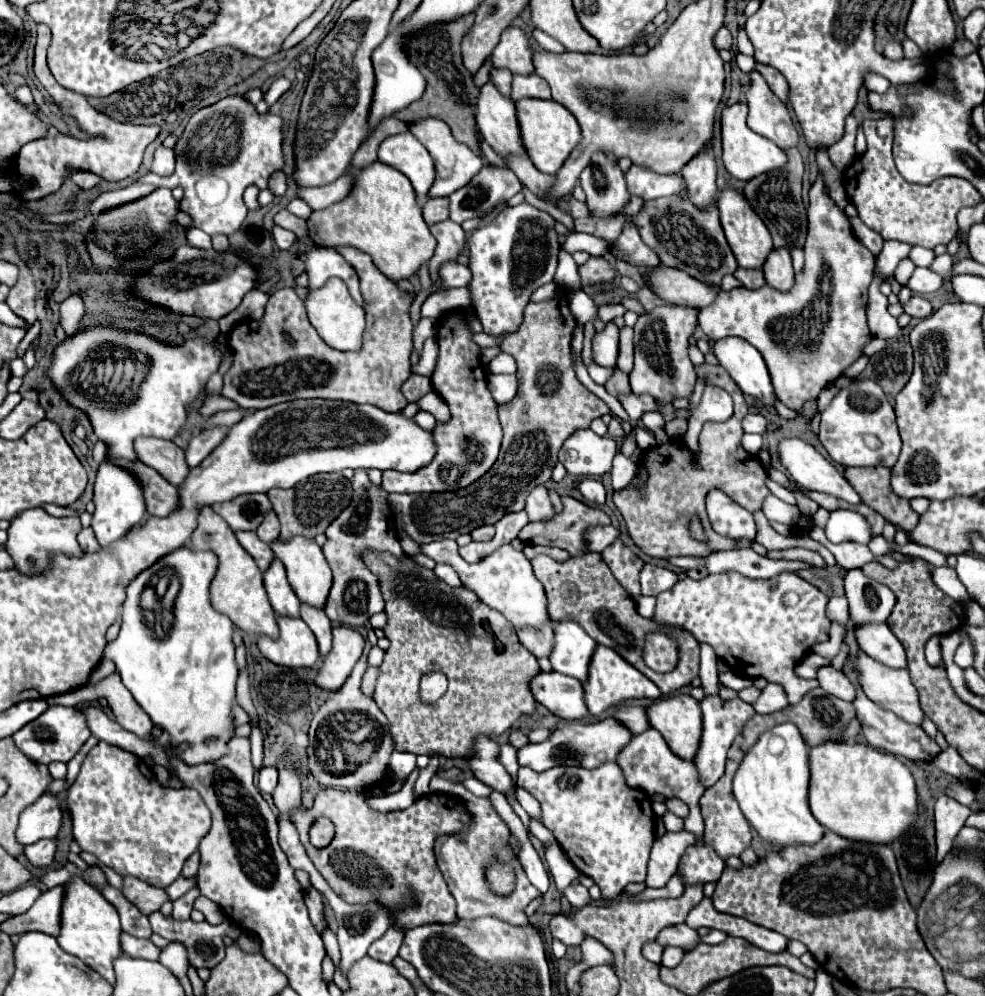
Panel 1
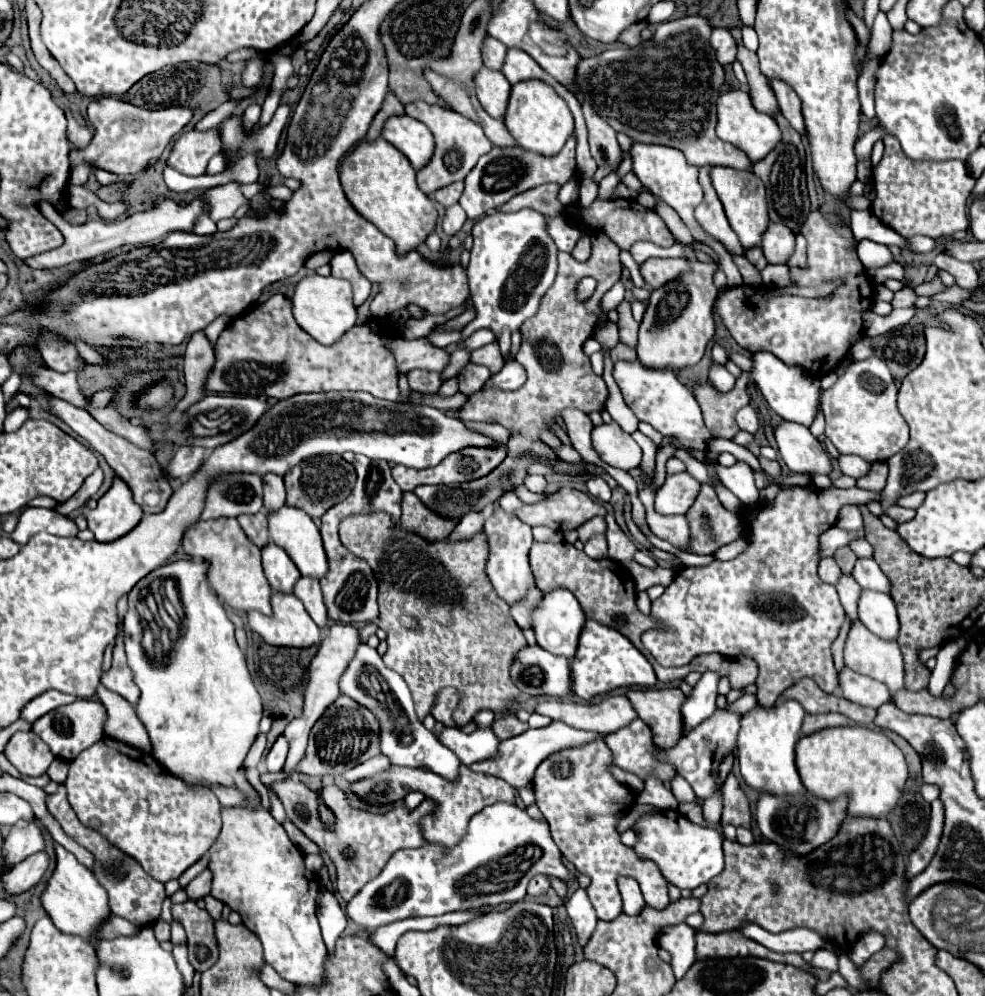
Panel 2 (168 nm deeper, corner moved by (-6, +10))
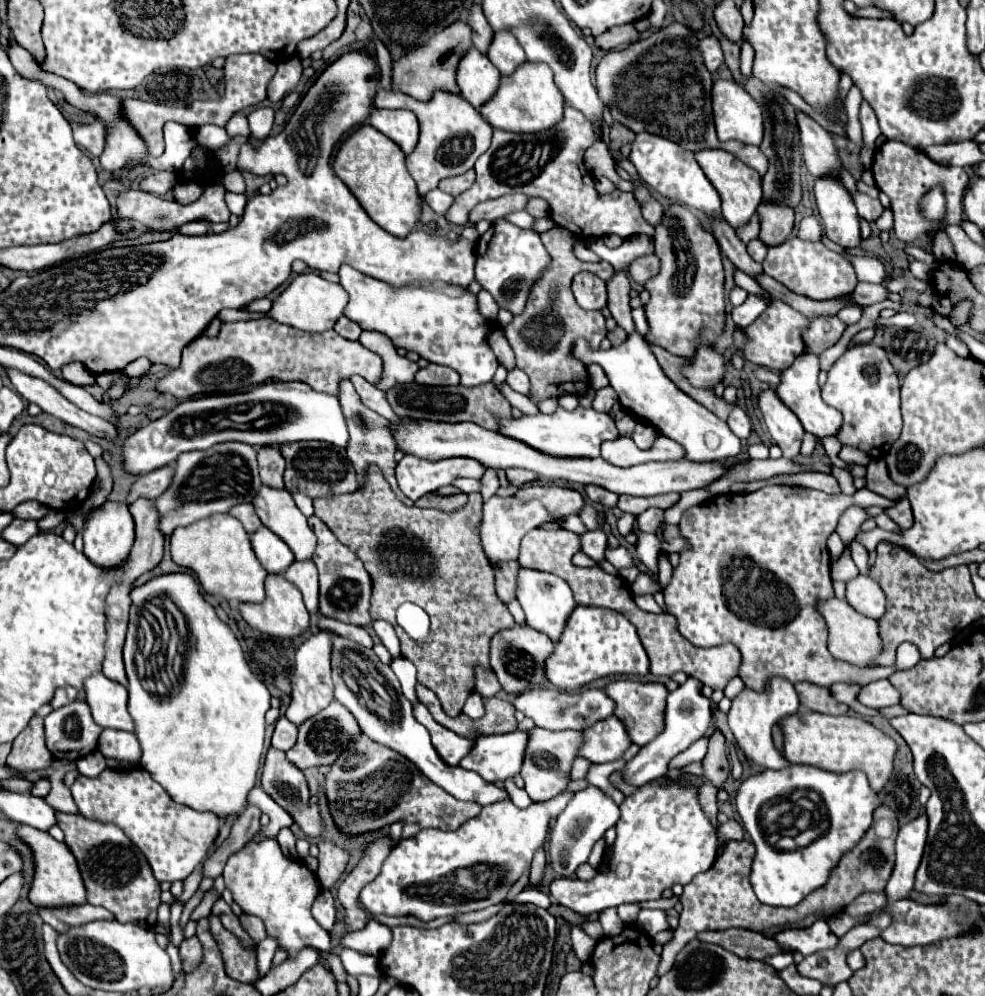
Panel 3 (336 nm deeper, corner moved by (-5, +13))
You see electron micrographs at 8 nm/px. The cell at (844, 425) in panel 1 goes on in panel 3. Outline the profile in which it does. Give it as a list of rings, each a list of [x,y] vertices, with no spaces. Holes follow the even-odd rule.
[[[873,343],[851,345],[827,371],[827,383],[821,387],[821,397],[827,405],[843,413],[841,435],[837,435],[841,445],[857,447],[877,459],[885,457],[889,447],[899,439],[899,379],[885,349]]]

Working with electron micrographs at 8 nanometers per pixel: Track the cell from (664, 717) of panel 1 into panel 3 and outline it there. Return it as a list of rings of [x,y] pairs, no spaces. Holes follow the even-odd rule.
[[[619,679],[611,681],[605,687],[605,693],[615,701],[615,711],[617,719],[625,725],[625,731],[631,739],[631,743],[643,747],[645,743],[653,741],[655,735],[663,731],[663,715],[665,715],[665,699],[667,699],[667,689],[661,683],[639,683],[639,681],[629,681],[629,679]]]

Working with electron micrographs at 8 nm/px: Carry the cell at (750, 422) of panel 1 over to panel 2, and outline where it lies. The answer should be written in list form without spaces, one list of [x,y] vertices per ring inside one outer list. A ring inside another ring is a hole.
[[[744,406],[742,410],[738,410],[736,414],[736,422],[742,430],[748,430],[748,432],[756,432],[760,428],[760,418],[758,418],[758,412],[752,408],[752,406]]]

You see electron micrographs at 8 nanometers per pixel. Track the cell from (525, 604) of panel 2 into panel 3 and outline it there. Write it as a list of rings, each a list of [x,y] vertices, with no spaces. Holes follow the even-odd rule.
[[[505,561],[505,563],[495,563],[495,589],[497,595],[503,603],[509,603],[509,599],[515,597],[517,591],[517,561]]]

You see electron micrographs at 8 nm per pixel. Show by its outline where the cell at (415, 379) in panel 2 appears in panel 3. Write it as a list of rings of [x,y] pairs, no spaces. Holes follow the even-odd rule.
[[[427,365],[425,369],[419,369],[415,375],[415,381],[421,385],[457,385],[459,383],[459,373],[441,367],[441,365]]]

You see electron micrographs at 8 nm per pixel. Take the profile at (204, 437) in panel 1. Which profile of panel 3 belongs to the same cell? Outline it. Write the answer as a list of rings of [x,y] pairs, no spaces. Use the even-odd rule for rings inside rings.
[[[161,467],[161,471],[151,471],[149,475],[141,475],[125,497],[125,505],[137,499],[157,499],[171,483],[173,467]]]

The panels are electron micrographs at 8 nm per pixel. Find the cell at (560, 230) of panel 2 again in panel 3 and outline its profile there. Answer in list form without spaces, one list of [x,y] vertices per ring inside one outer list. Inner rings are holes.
[[[513,211],[513,213],[505,215],[503,219],[507,219],[509,223],[513,223],[513,225],[517,225],[521,229],[529,229],[533,225],[533,221],[535,221],[527,211]]]

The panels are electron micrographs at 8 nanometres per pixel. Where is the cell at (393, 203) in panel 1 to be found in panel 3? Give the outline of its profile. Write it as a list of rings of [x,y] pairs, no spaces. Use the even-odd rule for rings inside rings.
[[[369,123],[361,125],[341,143],[333,159],[333,171],[379,227],[397,237],[405,237],[415,229],[423,201],[417,195],[417,185],[405,167],[405,153],[397,147],[397,143],[385,139],[385,135],[377,129],[369,127]]]

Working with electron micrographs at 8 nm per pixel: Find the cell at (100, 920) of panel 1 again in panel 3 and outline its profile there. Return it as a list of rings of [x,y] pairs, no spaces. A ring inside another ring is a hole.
[[[17,825],[15,833],[25,845],[29,845],[33,853],[35,873],[33,873],[33,883],[29,889],[29,901],[37,907],[63,907],[63,905],[73,905],[73,903],[85,903],[83,879],[77,869],[75,857],[69,855],[69,847],[55,841],[49,833],[37,831],[29,825]]]

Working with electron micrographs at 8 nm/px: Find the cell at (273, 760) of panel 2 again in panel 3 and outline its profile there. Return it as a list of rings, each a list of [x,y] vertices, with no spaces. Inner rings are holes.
[[[279,717],[275,723],[271,745],[281,751],[289,751],[289,747],[293,747],[295,741],[297,741],[297,727],[287,717]]]

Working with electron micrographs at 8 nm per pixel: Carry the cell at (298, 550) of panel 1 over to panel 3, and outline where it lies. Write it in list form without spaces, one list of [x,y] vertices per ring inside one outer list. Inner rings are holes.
[[[261,485],[261,489],[257,491],[257,495],[253,499],[253,505],[255,505],[255,511],[257,511],[261,523],[267,529],[271,529],[275,535],[279,535],[289,545],[295,559],[311,559],[311,555],[315,551],[315,545],[317,545],[317,539],[311,531],[311,527],[307,525],[307,517],[297,509],[293,497],[285,489],[275,489],[275,487],[269,487],[269,485]]]

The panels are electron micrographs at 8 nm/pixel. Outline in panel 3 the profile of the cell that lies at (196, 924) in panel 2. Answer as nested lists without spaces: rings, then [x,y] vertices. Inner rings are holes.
[[[197,937],[185,939],[179,945],[179,955],[181,955],[181,961],[183,961],[183,971],[185,973],[193,971],[201,963],[201,943],[197,943]]]

